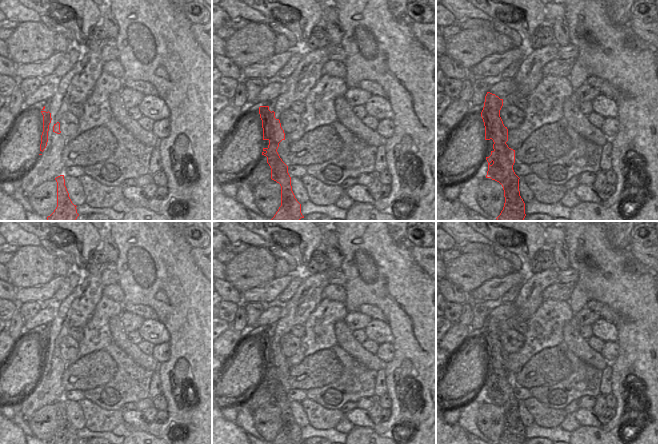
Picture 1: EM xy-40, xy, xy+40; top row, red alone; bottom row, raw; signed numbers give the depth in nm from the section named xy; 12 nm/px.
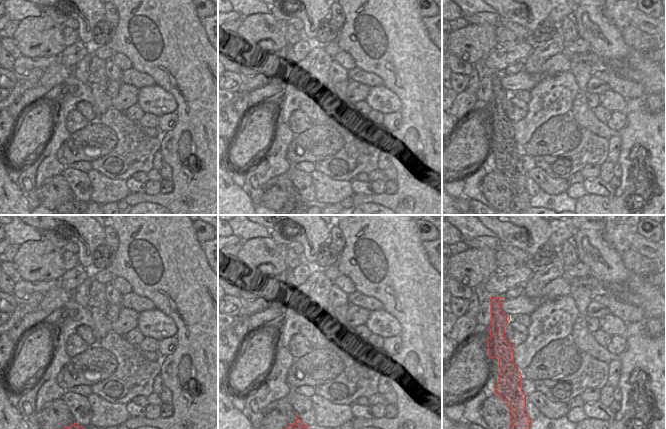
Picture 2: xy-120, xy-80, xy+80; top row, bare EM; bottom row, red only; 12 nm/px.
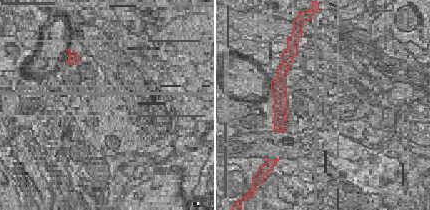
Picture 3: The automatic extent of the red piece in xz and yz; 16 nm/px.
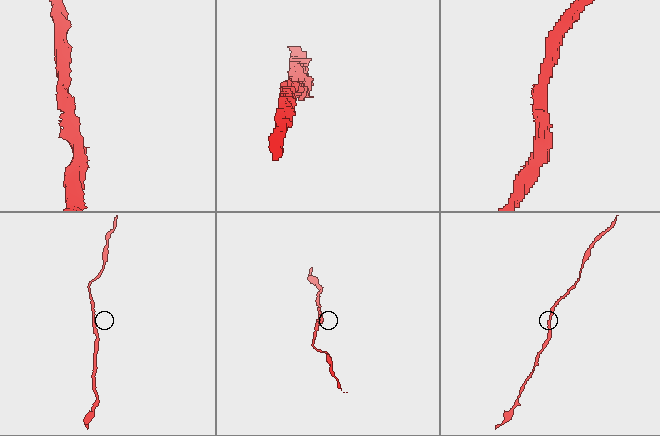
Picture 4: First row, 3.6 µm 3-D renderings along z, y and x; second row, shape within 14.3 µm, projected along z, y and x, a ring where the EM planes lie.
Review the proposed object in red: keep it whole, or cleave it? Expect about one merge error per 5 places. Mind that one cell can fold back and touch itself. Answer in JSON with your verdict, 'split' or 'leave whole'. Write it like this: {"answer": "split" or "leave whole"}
{"answer": "leave whole"}

